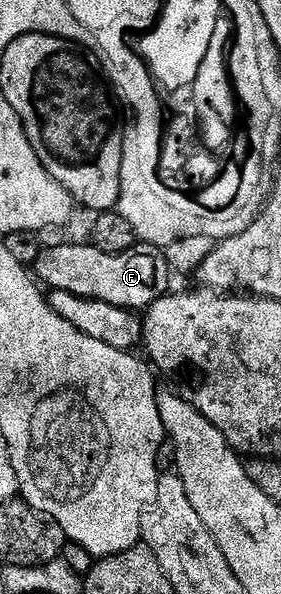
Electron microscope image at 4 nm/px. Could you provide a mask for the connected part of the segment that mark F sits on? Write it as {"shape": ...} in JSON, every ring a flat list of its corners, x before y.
{"shape":[[87,242,59,244,56,248,44,247,35,260,33,272,38,283,43,286,48,284,48,289,83,296,86,300,109,302,128,310,147,309,150,304,168,295,173,281,167,257,158,247,139,246,114,256,105,254]]}

